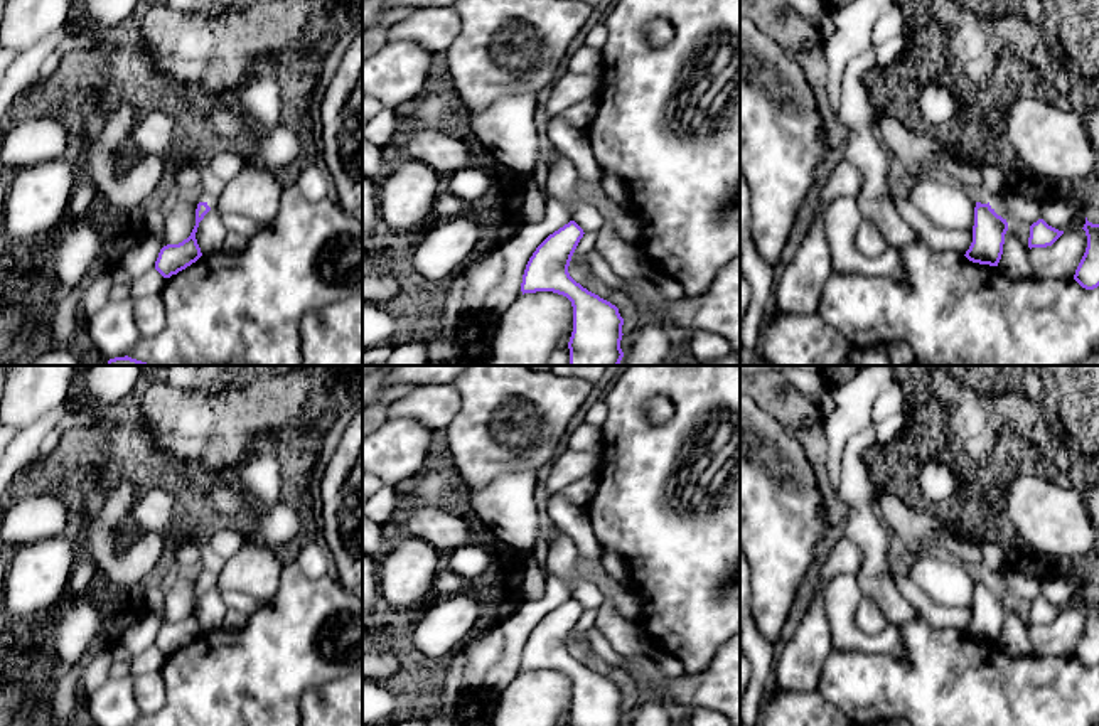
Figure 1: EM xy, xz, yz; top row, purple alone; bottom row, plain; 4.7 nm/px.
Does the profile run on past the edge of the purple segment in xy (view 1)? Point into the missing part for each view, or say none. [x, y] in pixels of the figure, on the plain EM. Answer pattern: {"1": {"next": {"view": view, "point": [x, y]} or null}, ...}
{"1": {"next": {"view": "xy", "point": [211, 576]}}}

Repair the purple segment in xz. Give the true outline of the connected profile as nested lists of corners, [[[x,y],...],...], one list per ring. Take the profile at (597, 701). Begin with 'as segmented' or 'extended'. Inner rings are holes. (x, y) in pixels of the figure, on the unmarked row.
as segmented | [[[575,598],[550,611],[529,635],[521,669],[553,669],[571,679],[573,709],[568,726],[620,726],[624,696],[619,686],[583,665],[568,650],[583,611]]]

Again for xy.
extended | [[[199,568],[196,571],[196,578],[197,578],[196,603],[190,613],[179,622],[164,623],[158,630],[158,635],[155,638],[155,647],[164,655],[170,655],[172,652],[177,652],[179,649],[185,647],[187,643],[190,643],[202,633],[201,625],[196,617],[196,610],[204,593],[211,586],[216,586],[219,574],[214,571]]]

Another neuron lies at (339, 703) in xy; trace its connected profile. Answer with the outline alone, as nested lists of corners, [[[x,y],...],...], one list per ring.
[[[362,667],[308,689],[300,699],[300,726],[362,726]]]

